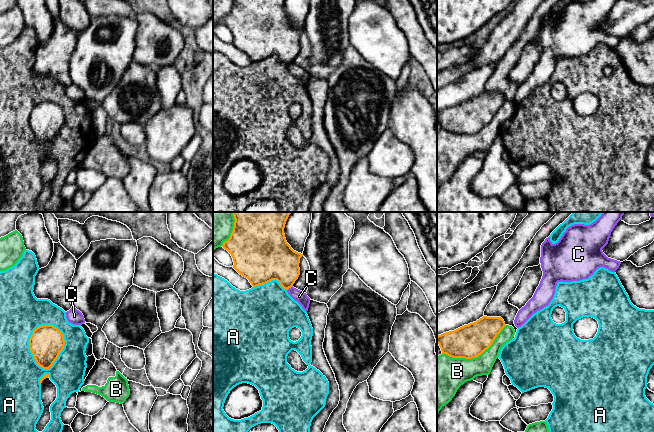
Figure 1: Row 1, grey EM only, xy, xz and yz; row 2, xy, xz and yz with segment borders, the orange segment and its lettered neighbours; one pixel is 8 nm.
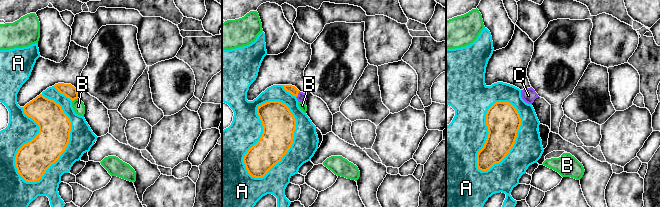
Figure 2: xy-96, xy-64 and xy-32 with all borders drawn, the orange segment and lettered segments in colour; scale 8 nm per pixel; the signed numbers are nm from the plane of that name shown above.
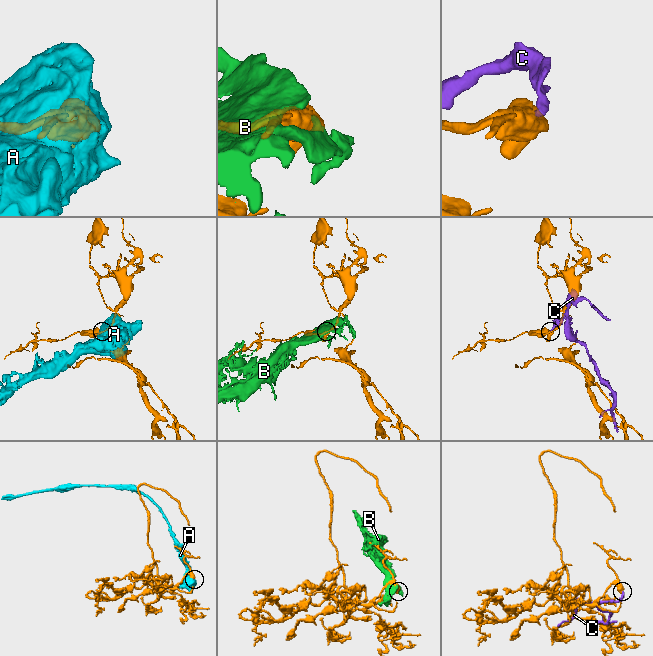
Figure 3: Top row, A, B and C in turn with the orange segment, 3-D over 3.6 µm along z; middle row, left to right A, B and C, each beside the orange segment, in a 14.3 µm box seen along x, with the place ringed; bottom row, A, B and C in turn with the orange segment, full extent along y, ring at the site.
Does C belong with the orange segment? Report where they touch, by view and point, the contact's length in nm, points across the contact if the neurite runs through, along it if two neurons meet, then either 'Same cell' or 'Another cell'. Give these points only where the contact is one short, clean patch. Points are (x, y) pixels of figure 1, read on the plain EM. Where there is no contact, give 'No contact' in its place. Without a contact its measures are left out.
Touches orange at xz (289, 63). Shared border 60 nm. Boundary: xz (292, 61), (287, 66). Another cell

